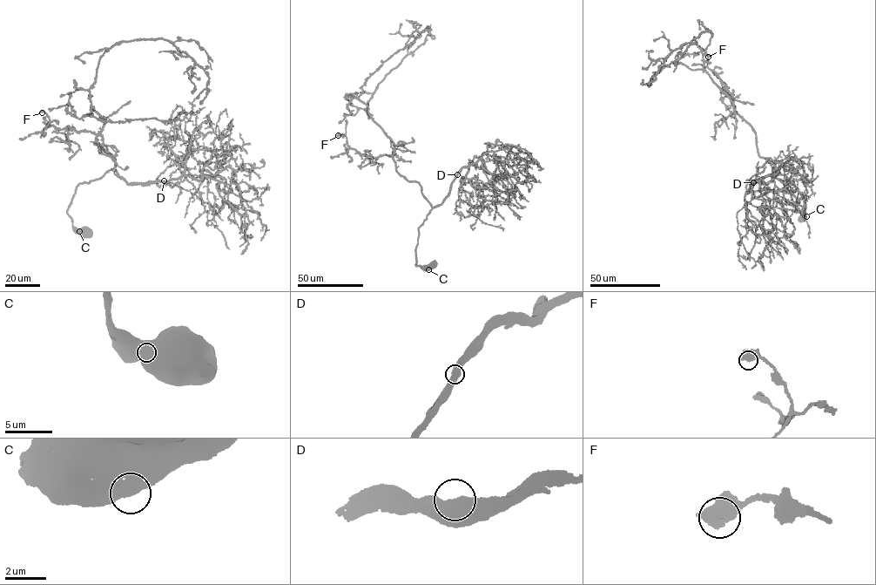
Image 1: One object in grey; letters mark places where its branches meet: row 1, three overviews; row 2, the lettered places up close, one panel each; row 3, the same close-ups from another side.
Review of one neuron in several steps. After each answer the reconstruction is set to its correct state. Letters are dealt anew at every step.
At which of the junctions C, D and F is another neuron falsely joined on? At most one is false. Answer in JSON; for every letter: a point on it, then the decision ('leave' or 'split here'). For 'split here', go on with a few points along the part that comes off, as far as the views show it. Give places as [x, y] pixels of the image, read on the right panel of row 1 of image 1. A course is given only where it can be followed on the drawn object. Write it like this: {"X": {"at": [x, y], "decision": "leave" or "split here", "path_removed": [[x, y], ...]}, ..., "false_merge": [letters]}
{"C": {"at": [806, 216], "decision": "leave"}, "D": {"at": [753, 182], "decision": "leave"}, "F": {"at": [708, 57], "decision": "leave"}, "false_merge": []}

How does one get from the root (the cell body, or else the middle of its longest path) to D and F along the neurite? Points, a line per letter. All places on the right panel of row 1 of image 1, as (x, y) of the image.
D: (802, 218), (807, 191), (803, 175), (791, 173), (782, 166), (772, 180), (753, 182)
F: (802, 218), (803, 176), (777, 172), (759, 156), (755, 131), (735, 112), (708, 57)

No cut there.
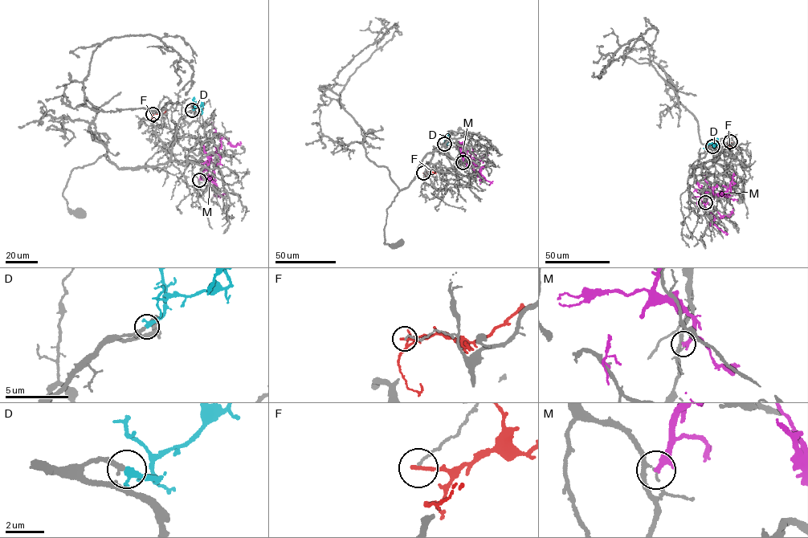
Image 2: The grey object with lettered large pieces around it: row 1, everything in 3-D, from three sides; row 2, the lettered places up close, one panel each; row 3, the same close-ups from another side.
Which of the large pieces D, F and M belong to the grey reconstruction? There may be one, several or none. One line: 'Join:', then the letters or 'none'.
Join: D

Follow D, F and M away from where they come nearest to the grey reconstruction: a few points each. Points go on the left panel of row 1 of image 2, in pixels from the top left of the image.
D: (193, 110), (202, 103), (201, 115)
F: (153, 114), (161, 114), (169, 109)
M: (199, 180), (204, 163), (218, 151), (220, 137), (226, 139), (230, 146), (241, 144), (240, 141)

